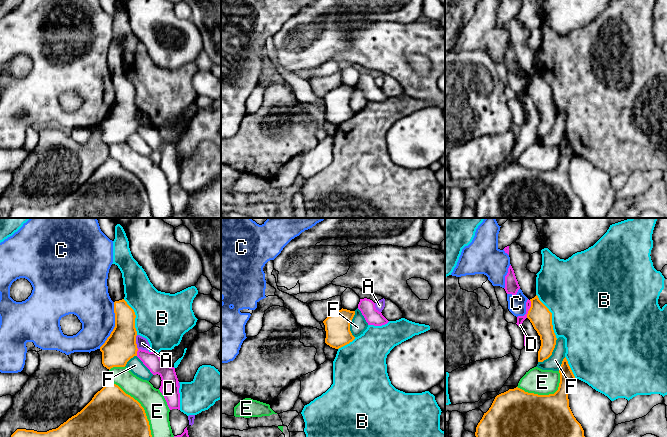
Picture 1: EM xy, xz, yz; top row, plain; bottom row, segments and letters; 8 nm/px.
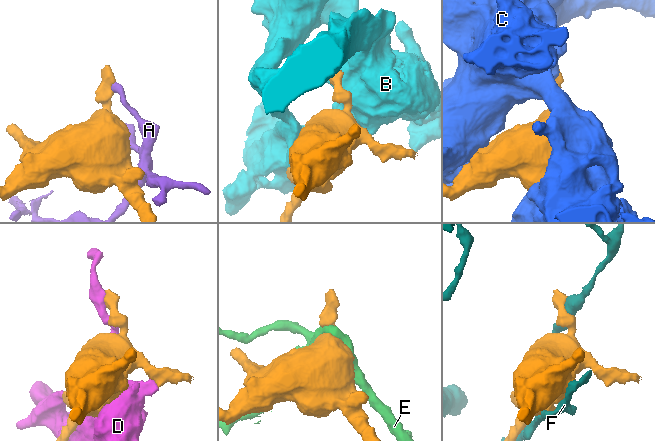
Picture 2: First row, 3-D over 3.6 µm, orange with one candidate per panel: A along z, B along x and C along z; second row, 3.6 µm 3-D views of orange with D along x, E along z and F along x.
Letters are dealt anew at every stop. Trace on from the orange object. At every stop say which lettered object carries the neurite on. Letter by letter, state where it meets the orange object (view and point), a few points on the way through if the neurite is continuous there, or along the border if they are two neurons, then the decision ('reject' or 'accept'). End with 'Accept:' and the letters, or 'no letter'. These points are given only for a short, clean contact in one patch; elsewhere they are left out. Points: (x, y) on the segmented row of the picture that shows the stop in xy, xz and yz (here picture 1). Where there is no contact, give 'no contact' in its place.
A: contact xy (135, 342); border xy (136, 335), (136, 346), (138, 348); reject
B: contact yz (551, 316); reject
C: contact xy (115, 325); reject
D: contact yz (529, 309); reject
E: contact xy (140, 405); reject
F: contact yz (551, 353); reject
Accept: no letter

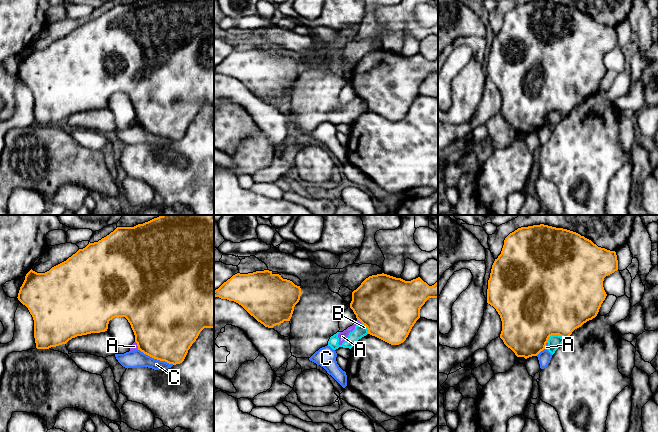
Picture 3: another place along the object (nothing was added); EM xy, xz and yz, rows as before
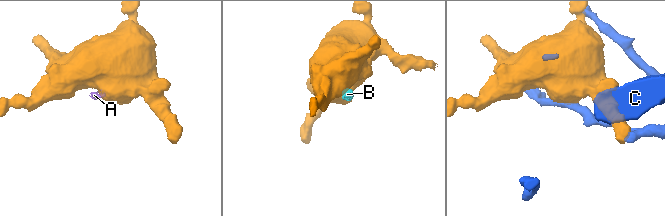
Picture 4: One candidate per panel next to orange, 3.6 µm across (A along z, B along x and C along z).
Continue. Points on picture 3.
A: contact xz (360, 321); border xz (357, 319), (362, 323); reject
B: contact yz (554, 334); border yz (565, 338), (559, 335), (551, 335), (546, 342); reject
C: contact xy (156, 358); reject
Accept: no letter

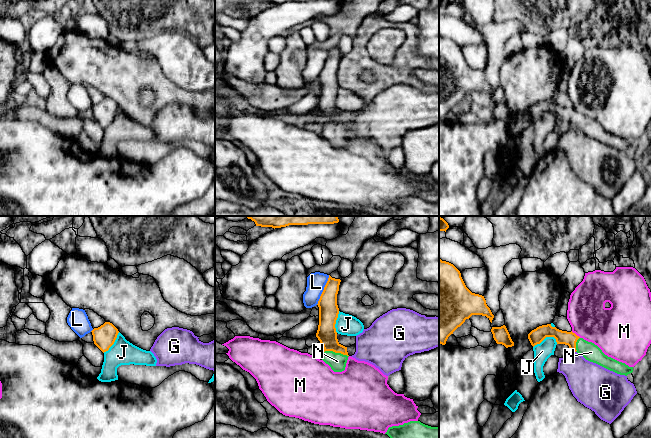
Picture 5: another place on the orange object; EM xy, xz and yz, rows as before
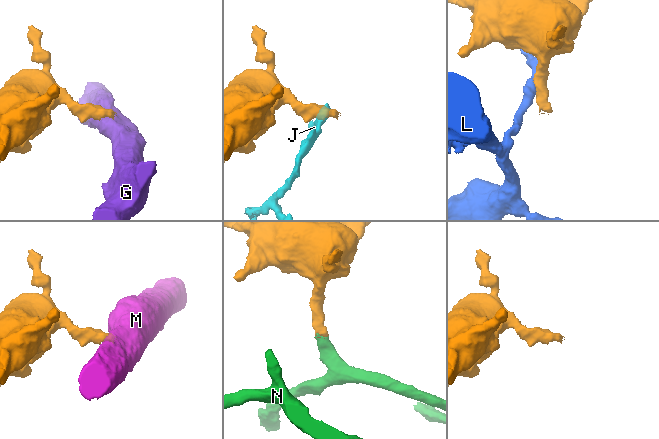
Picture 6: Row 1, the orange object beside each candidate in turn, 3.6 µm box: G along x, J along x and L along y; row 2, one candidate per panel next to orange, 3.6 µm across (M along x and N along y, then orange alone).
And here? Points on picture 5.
G: contact yz (574, 350); border yz (573, 350), (575, 352); reject
J: contact yz (545, 337); border yz (557, 342), (553, 337), (545, 337), (533, 347); reject
L: contact xz (323, 290); border xz (329, 275), (316, 304); reject
M: contact yz (575, 334); border yz (571, 331), (580, 337); reject
N: contact xz (336, 352); way xz (326, 333), (331, 347), (336, 352), (337, 361); accept
Accept: N

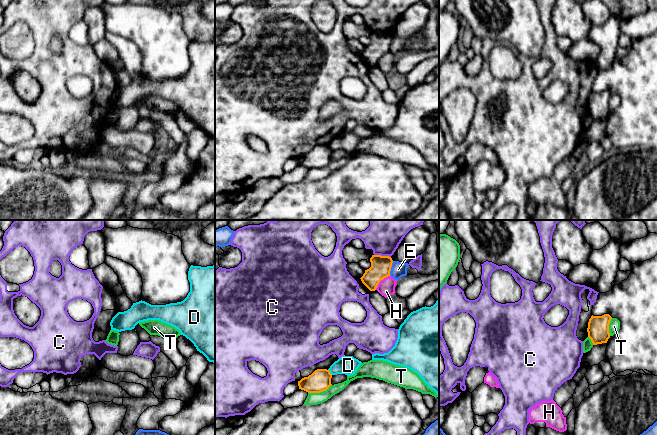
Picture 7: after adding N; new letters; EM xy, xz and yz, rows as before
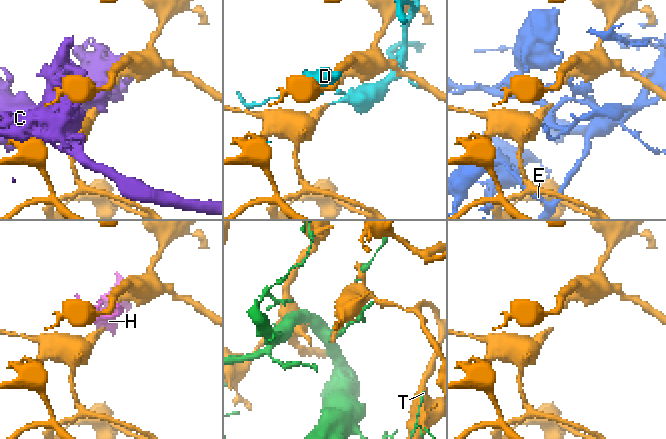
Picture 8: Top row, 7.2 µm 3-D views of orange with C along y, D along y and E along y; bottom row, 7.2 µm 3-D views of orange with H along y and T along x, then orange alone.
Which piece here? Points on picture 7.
C: contact xz (382, 256); reject
D: contact xz (329, 372); reject
E: contact xz (390, 268); reject
H: contact xz (380, 280); border xz (389, 275), (384, 277), (375, 289); reject
T: contact xz (319, 392); reject
Accept: no letter

